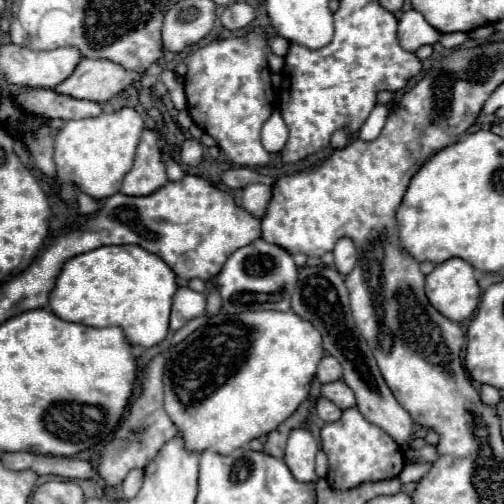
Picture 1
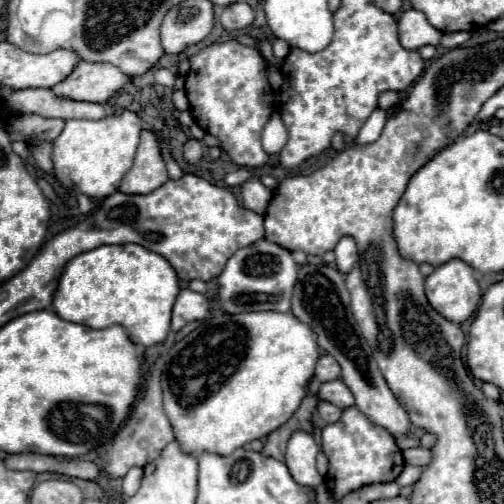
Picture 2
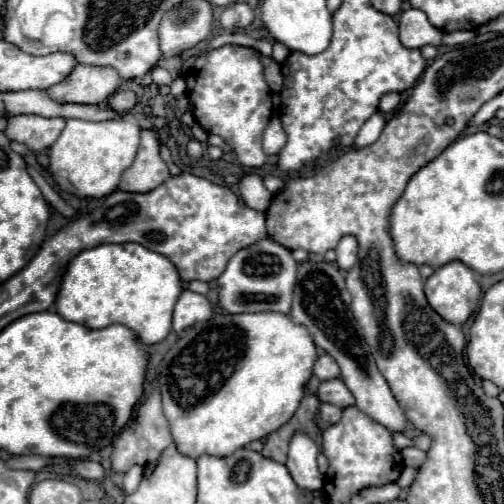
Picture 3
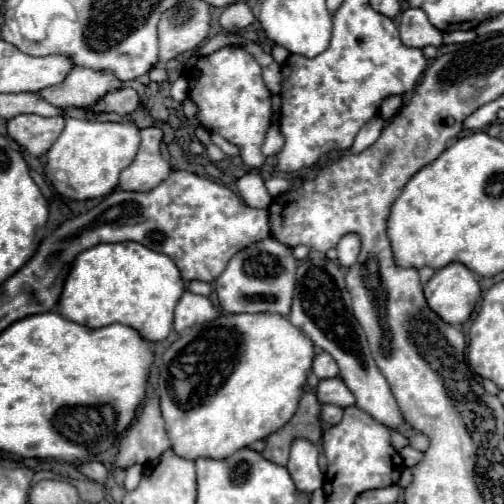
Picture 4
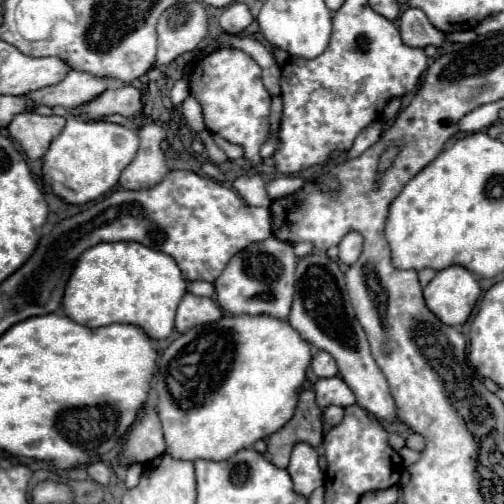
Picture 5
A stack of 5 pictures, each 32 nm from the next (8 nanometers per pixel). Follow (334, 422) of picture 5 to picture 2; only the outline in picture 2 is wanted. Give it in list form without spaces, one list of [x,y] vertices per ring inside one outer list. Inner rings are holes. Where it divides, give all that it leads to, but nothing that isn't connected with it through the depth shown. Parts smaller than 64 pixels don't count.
[[[320,402],[320,404],[318,404],[318,414],[320,414],[320,418],[322,418],[324,422],[332,424],[332,422],[338,422],[338,420],[340,420],[342,410],[340,410],[338,406],[330,404],[330,402]]]

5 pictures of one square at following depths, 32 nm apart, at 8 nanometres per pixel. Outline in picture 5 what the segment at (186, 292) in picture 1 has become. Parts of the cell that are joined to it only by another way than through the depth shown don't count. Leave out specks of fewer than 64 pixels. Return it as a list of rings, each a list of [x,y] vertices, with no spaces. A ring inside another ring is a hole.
[[[186,294],[176,312],[176,330],[186,332],[194,326],[216,322],[222,318],[222,310],[212,298],[200,298],[194,294]]]

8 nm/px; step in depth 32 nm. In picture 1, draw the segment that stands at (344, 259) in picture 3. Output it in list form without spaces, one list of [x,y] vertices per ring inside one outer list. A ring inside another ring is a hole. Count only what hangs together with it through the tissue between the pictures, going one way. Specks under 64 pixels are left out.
[[[350,238],[338,240],[338,244],[334,248],[334,264],[336,264],[336,270],[344,276],[354,268],[354,264],[356,264],[356,246]]]

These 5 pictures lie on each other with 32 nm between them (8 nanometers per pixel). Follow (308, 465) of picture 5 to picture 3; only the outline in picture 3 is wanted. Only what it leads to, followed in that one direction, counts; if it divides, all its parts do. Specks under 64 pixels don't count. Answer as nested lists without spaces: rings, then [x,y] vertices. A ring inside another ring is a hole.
[[[296,434],[290,440],[286,468],[292,476],[292,480],[302,490],[320,490],[324,484],[324,476],[318,470],[316,456],[318,456],[318,446],[308,436]]]

